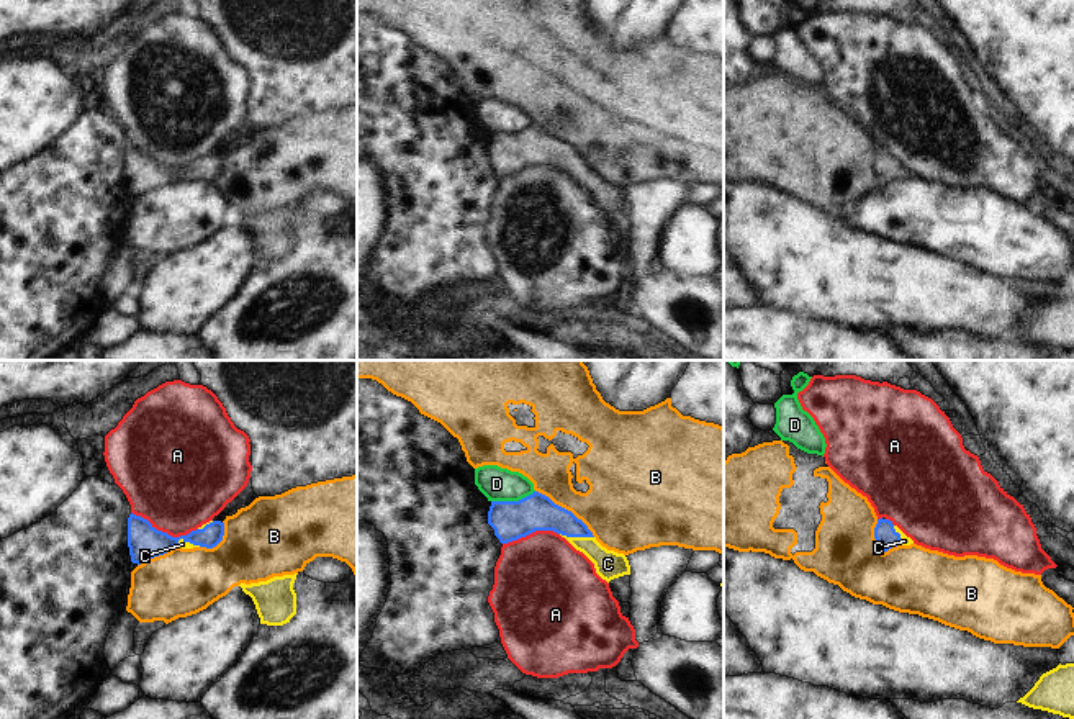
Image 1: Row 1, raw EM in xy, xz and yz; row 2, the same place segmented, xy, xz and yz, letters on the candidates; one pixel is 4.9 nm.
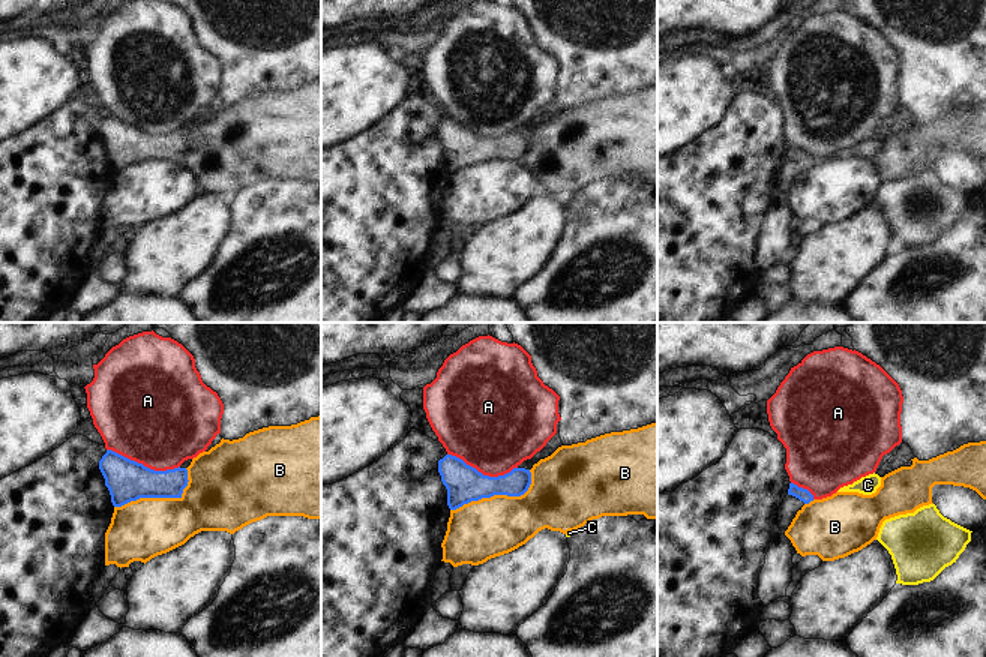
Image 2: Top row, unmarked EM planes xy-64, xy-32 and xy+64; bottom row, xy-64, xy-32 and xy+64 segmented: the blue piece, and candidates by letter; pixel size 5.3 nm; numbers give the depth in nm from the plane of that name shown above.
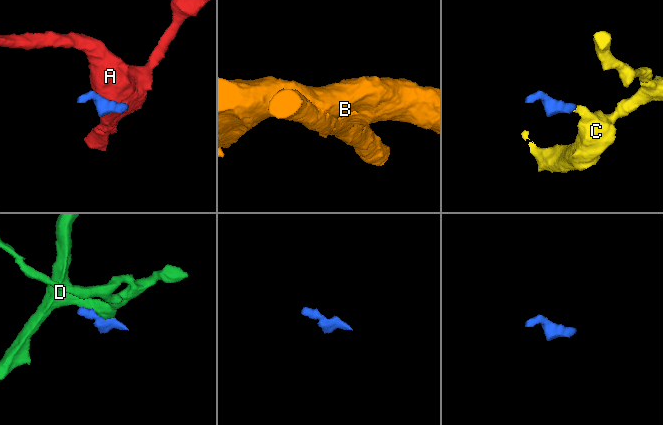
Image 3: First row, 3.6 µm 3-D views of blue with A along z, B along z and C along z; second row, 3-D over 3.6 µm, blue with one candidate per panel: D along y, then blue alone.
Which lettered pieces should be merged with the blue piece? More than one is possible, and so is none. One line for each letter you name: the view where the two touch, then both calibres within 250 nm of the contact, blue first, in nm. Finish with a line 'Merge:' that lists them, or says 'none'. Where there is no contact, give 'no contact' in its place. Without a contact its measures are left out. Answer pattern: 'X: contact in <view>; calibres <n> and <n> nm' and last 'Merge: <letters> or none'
C: contact in xz; calibres 180 and 140 nm
Merge: C

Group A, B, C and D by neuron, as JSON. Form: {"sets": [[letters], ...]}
{"sets": [["A"], ["B"], ["C"], ["D"]]}

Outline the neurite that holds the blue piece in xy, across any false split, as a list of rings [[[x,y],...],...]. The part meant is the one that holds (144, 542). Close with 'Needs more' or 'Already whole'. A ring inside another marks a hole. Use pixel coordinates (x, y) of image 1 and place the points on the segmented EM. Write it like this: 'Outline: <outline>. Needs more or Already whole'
Outline: [[[129,514],[128,518],[128,547],[133,563],[144,563],[149,558],[164,555],[174,547],[193,549],[193,547],[216,547],[224,536],[224,522],[210,521],[192,531],[187,536],[172,537],[167,532],[157,531],[147,519]]]. Needs more.

